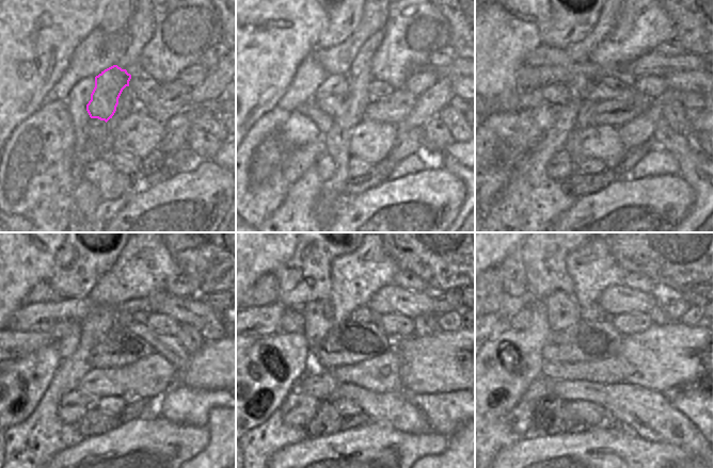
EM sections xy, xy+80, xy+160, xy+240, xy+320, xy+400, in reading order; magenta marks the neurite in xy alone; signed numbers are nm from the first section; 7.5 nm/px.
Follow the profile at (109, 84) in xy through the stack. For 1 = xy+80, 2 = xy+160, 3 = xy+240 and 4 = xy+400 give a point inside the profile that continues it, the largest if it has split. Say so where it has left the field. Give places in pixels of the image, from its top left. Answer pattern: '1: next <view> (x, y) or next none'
1: next xy+80 (330, 105)
2: next xy+160 (557, 94)
3: next xy+240 (62, 328)
4: next xy+400 (522, 319)

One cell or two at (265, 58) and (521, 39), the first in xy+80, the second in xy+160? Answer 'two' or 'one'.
one

